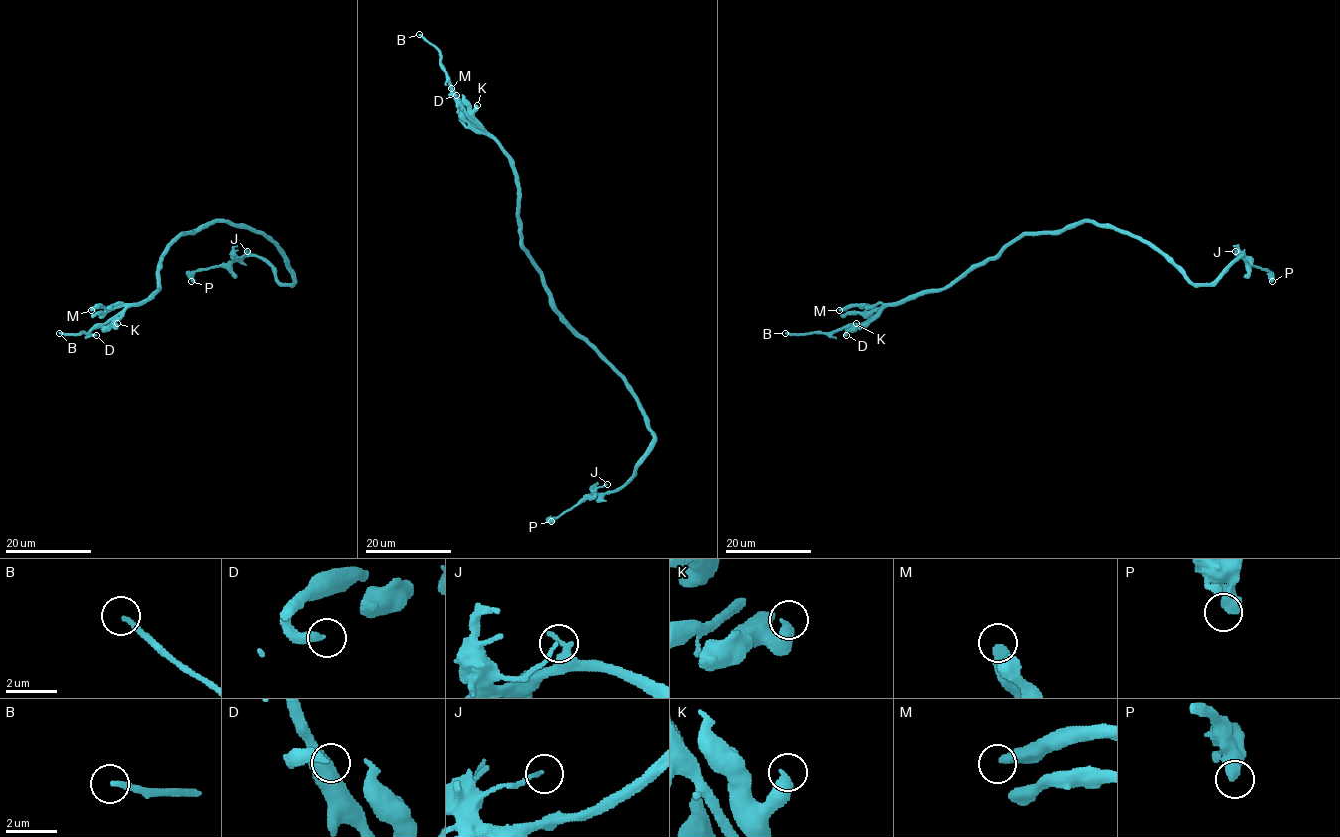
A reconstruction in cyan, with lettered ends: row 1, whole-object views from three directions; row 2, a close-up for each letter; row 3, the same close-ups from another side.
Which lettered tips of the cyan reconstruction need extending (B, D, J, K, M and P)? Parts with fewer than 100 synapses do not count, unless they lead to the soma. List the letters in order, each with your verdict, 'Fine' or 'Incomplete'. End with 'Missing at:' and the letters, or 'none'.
B: Incomplete
D: Fine
J: Fine
K: Fine
M: Fine
P: Fine
Missing at: B

